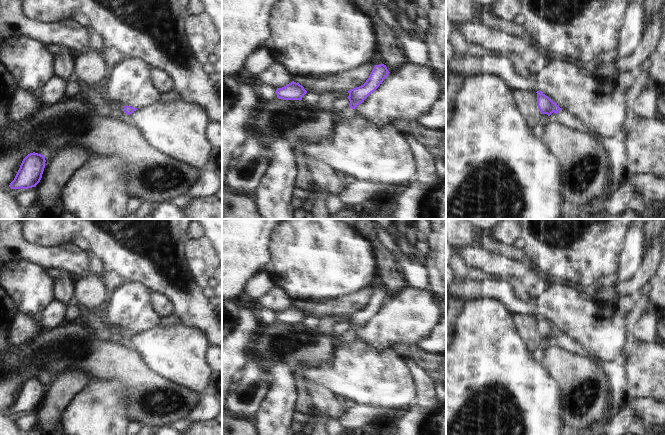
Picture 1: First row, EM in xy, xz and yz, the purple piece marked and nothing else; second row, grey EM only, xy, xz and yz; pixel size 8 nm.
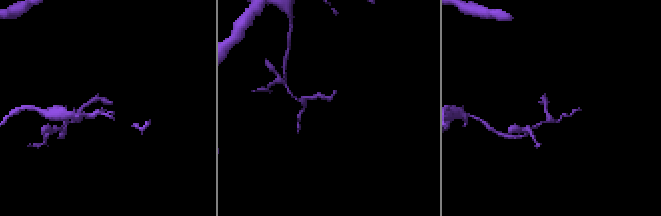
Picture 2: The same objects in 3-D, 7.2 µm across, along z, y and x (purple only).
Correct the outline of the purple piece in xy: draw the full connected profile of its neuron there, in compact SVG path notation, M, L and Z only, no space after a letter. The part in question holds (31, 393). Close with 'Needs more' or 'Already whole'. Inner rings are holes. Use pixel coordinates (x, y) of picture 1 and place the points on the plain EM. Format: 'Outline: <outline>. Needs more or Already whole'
Outline: M38 377L28 378L22 385L20 392L10 407L11 413L28 413L36 411L42 402L45 392L45 381Z. Already whole

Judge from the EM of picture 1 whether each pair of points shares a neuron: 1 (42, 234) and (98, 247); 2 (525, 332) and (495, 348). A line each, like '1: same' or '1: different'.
1: same
2: different

